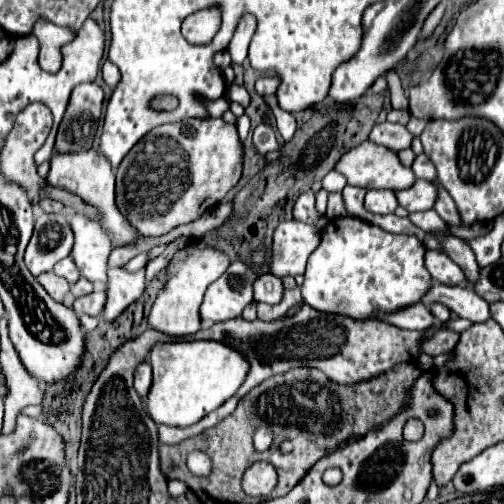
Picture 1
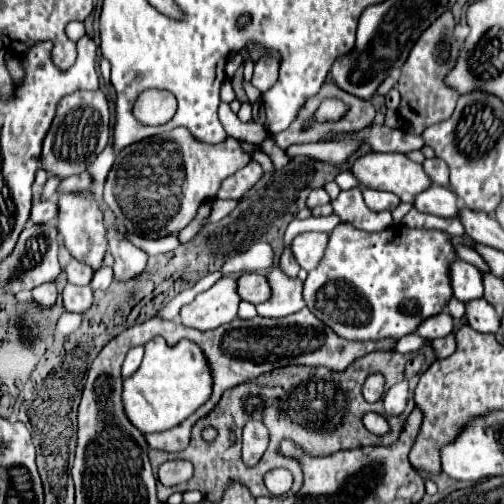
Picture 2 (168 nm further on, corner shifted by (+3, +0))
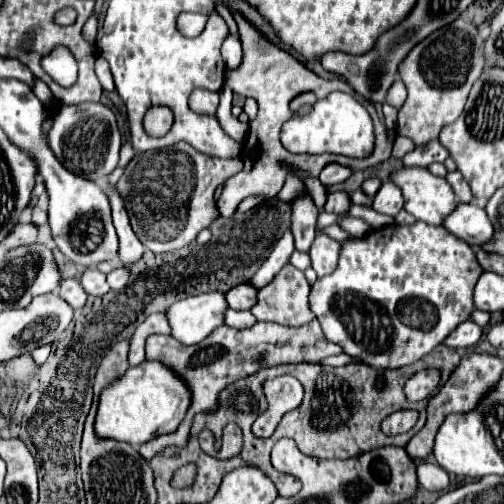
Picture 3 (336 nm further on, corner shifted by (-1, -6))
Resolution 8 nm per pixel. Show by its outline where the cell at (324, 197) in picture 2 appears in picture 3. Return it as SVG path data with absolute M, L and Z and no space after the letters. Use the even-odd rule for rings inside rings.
M331 192L331 194L327 194L327 202L325 202L323 210L325 212L343 212L343 210L347 210L347 206L349 206L347 192Z

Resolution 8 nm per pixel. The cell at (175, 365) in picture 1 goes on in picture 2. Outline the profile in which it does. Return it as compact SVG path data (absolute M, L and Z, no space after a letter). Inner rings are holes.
M157 336L145 344L145 356L135 374L123 380L123 410L127 420L143 434L163 432L181 424L211 396L211 370L201 348L191 340L169 346Z

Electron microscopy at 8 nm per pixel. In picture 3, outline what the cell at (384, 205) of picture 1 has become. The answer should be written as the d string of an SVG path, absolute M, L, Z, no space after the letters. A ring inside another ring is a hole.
M383 182L379 192L373 198L373 210L379 212L379 214L397 216L401 208L403 208L401 190L395 188L395 184L391 184L391 182Z

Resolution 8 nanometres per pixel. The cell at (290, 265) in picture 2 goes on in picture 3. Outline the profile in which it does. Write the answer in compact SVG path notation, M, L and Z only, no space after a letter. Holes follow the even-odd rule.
M307 194L297 196L293 202L293 236L295 236L295 250L309 252L309 246L317 234L317 218L319 208Z

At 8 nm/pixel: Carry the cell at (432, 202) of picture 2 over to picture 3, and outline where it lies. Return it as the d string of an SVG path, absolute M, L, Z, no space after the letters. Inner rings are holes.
M457 204L455 210L443 220L443 228L465 240L469 246L479 246L493 234L493 226L485 210L475 204Z

